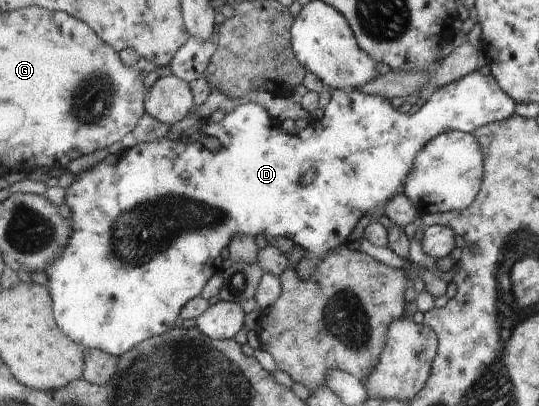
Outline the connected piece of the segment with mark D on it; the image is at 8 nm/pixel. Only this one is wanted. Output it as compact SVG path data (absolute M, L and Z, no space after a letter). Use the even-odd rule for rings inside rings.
M479 70L436 90L415 114L409 114L409 112L401 114L391 105L389 99L379 95L368 95L359 89L332 89L330 95L331 101L324 109L323 118L311 120L307 128L299 130L295 135L287 133L279 126L270 124L270 113L261 105L245 103L226 113L219 124L210 119L205 120L206 128L203 128L206 135L205 141L182 142L181 138L163 137L153 142L137 143L122 152L122 156L115 164L101 162L93 165L90 169L74 174L74 181L65 188L63 202L69 206L71 211L69 244L62 248L61 254L46 272L49 277L47 287L53 298L55 320L62 331L82 348L99 349L120 357L152 336L159 336L173 330L175 320L181 314L182 308L192 298L201 294L201 290L205 288L208 280L233 264L230 258L223 259L217 258L217 256L219 256L219 250L223 250L231 242L231 238L235 239L235 236L239 235L251 235L255 238L257 234L268 232L274 237L290 238L301 247L303 252L306 252L302 254L303 259L297 264L296 270L301 280L307 280L312 273L317 272L317 268L327 256L337 251L343 244L351 244L349 240L351 240L351 236L355 236L355 228L359 228L359 224L363 224L363 216L372 216L374 219L387 216L387 203L391 198L403 194L405 181L411 172L415 156L429 140L447 131L472 133L486 124L509 119L511 115L515 114L515 105L517 104L498 84L492 74L483 75Z

